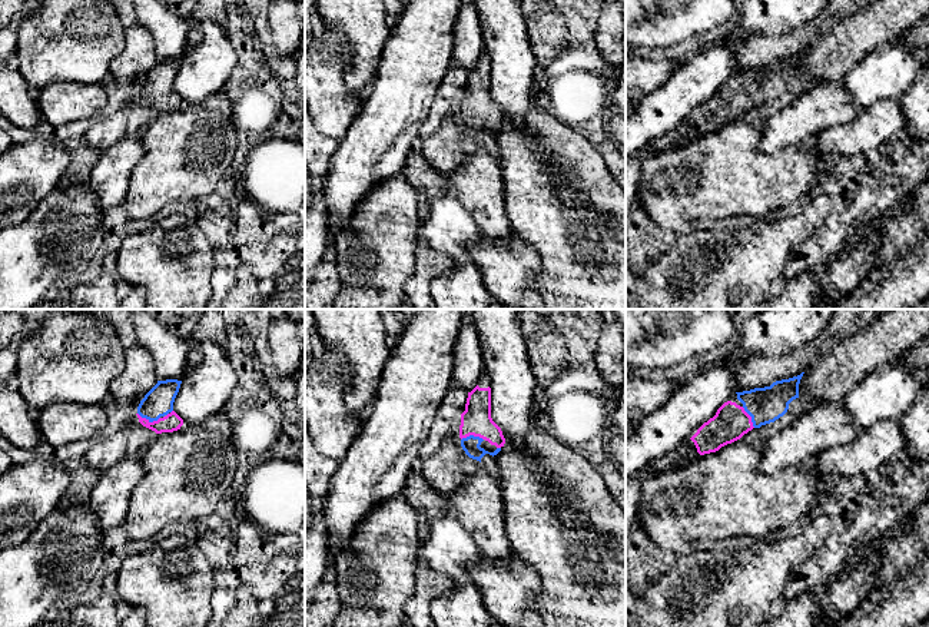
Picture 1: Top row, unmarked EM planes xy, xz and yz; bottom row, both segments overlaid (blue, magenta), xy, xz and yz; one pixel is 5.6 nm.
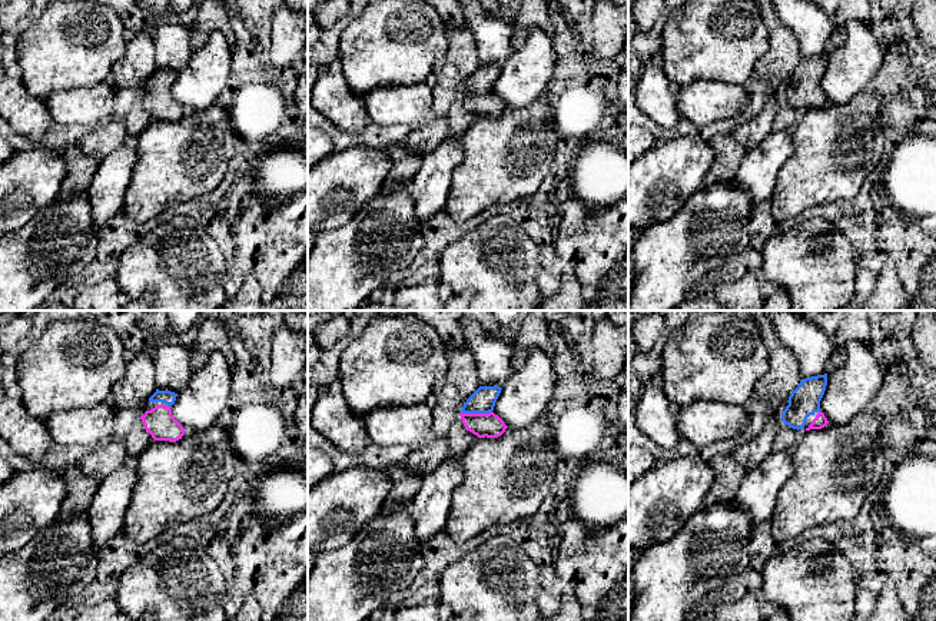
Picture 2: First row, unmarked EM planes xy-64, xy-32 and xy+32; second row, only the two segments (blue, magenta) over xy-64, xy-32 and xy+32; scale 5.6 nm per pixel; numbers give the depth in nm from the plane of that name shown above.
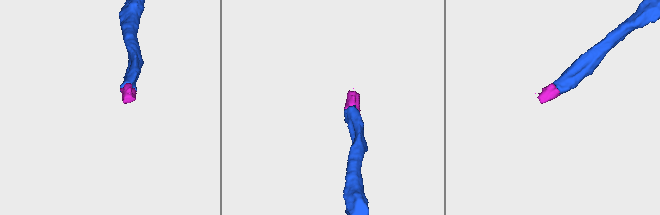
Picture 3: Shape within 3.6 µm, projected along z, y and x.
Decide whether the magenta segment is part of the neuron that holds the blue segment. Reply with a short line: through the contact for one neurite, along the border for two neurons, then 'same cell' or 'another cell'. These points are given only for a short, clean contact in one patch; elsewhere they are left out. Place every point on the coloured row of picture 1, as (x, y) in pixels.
line xy (158, 402), (149, 411), (149, 420), (172, 421); same cell

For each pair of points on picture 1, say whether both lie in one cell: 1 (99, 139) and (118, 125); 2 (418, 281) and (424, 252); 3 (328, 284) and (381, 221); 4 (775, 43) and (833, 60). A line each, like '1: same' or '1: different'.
1: same
2: same
3: different
4: different

